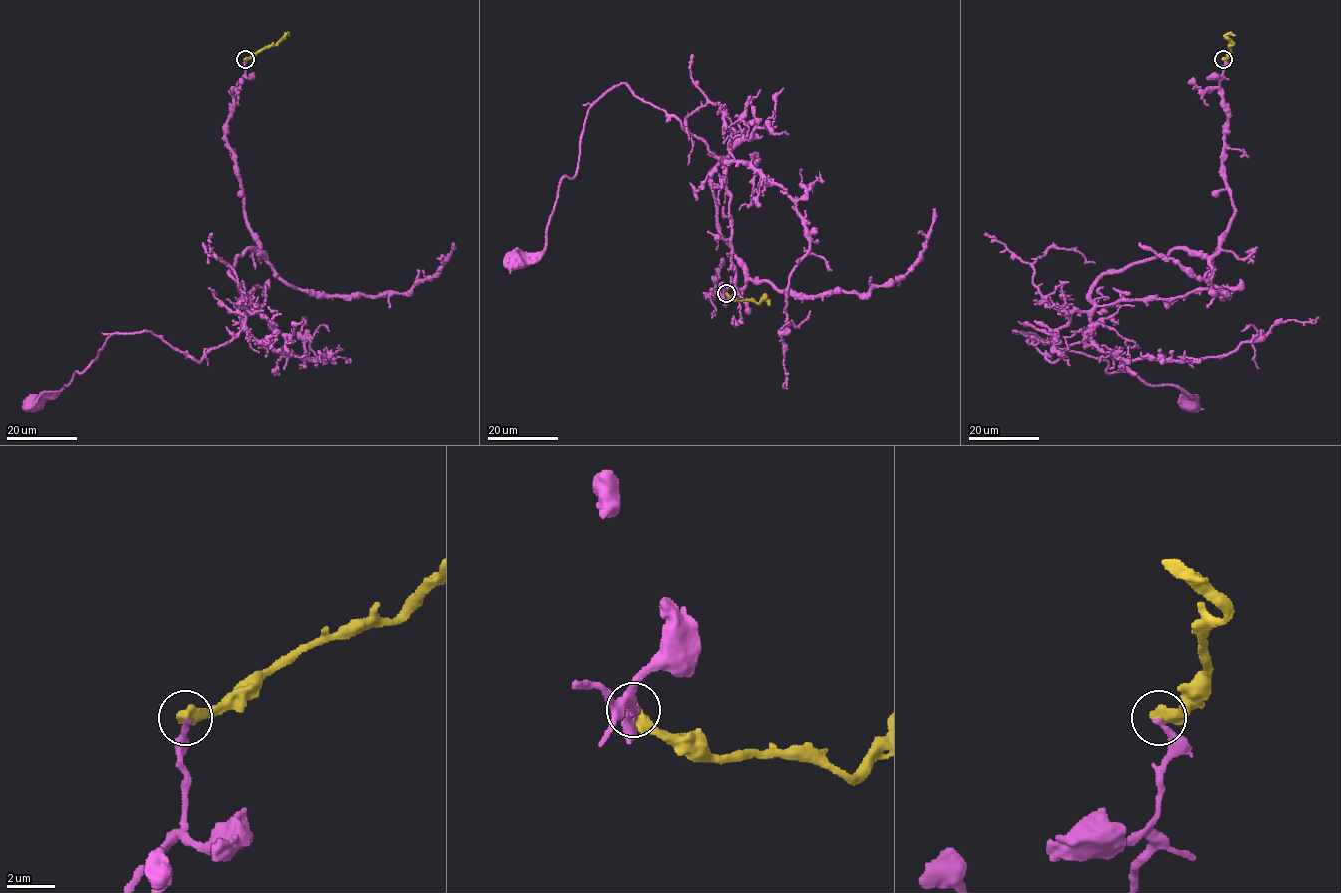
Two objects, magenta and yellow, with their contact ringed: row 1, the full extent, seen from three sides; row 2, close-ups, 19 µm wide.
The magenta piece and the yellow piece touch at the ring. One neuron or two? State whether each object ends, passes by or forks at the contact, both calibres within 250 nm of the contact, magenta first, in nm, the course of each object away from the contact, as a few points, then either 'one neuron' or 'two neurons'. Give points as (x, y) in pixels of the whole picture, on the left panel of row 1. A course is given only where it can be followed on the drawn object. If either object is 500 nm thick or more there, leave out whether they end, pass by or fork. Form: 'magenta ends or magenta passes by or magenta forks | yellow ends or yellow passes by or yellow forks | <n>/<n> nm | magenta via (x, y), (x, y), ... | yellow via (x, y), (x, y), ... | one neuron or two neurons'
280/600 nm | magenta via (245, 59), (225, 141), (264, 253), (230, 273), (245, 326), (200, 362), (152, 333), (114, 333), (35, 404) | yellow via (245, 59), (288, 35) | two neurons

